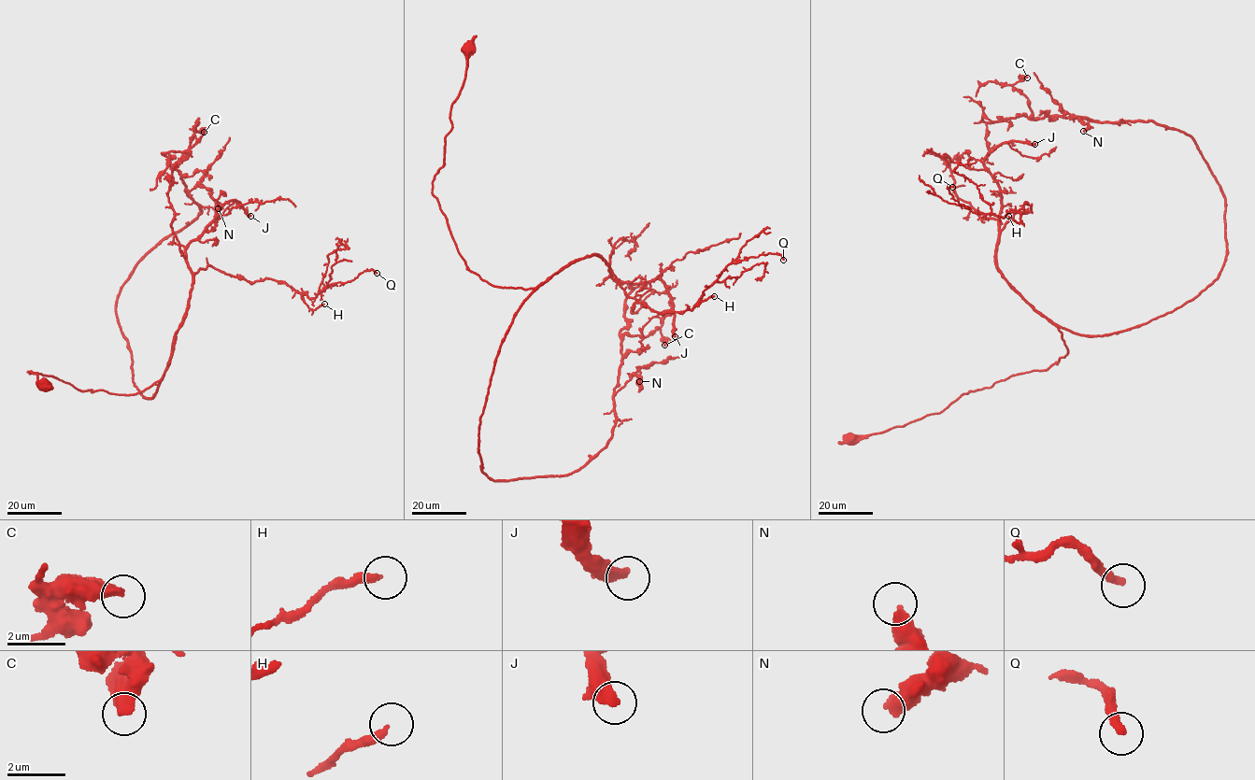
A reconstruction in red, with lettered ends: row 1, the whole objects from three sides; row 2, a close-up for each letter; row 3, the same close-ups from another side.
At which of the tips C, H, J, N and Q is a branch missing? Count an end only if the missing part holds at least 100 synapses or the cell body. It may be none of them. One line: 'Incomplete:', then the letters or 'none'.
Incomplete: J

